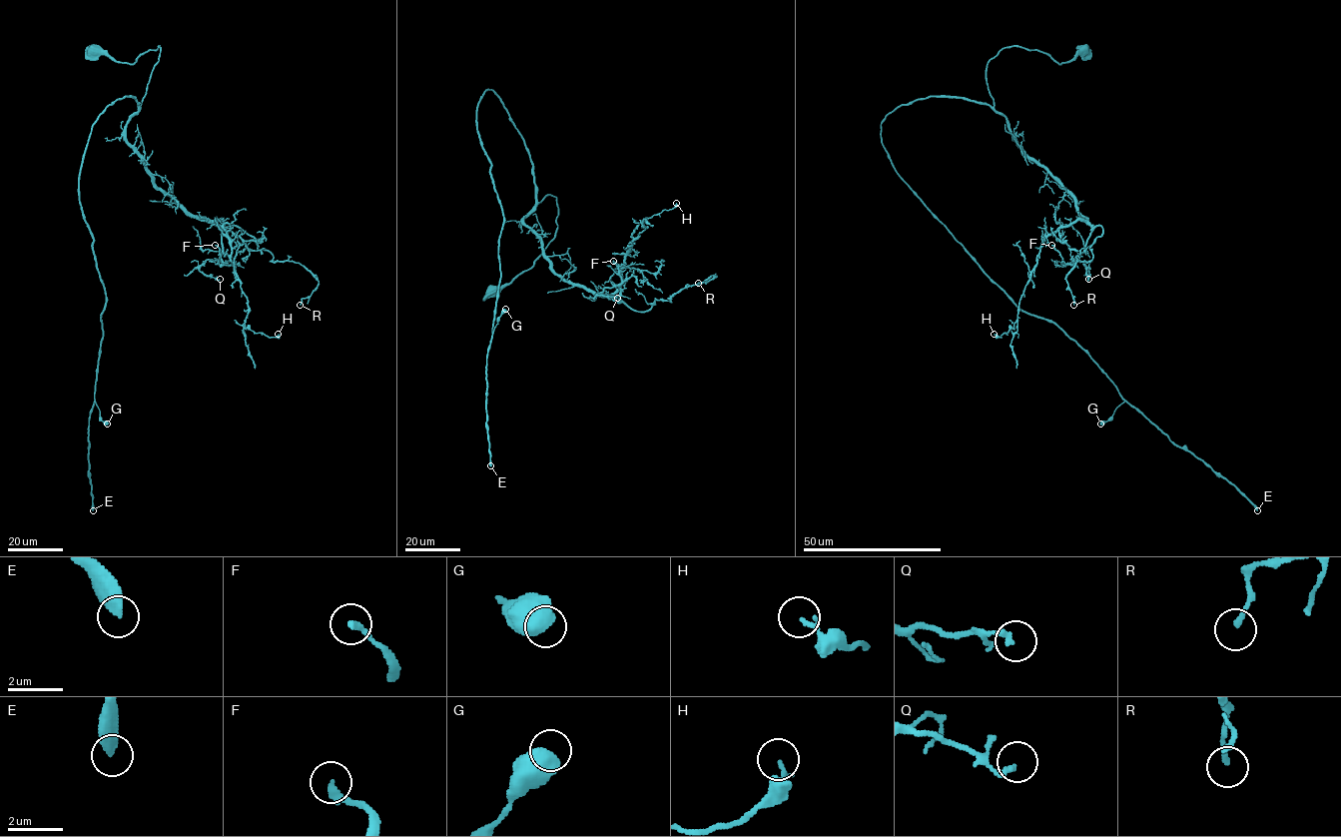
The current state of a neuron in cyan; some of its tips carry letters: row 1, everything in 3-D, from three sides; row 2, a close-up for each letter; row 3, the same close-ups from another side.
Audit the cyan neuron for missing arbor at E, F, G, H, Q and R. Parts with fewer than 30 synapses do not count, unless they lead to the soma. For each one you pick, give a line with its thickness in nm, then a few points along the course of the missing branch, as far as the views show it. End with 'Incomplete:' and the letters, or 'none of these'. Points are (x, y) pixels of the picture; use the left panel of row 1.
E: 500 nm thick
Incomplete: E

